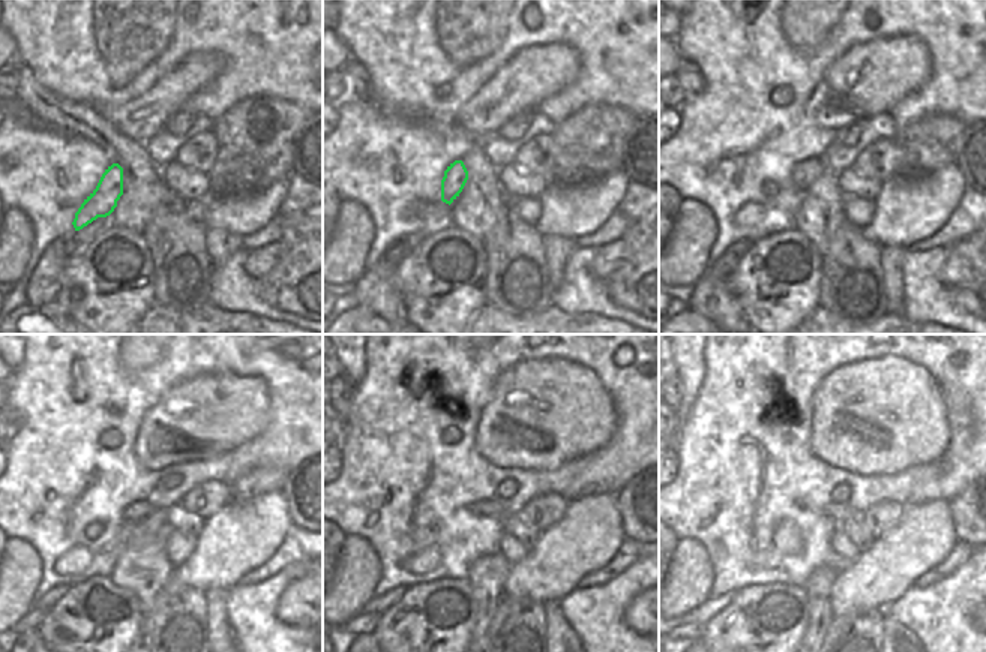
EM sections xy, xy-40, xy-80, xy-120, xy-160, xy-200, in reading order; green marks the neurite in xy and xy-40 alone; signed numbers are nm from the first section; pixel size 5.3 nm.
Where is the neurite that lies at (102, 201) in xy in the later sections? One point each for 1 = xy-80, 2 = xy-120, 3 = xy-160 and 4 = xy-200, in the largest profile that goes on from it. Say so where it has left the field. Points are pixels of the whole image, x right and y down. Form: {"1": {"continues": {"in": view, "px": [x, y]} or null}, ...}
{"1": {"continues": {"in": "xy-80", "px": [805, 173]}}, "2": {"continues": {"in": "xy-120", "px": [146, 508]}}, "3": {"continues": {"in": "xy-160", "px": [491, 508]}}, "4": {"continues": {"in": "xy-200", "px": [839, 513]}}}

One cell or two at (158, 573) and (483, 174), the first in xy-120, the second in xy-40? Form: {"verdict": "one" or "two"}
{"verdict": "one"}

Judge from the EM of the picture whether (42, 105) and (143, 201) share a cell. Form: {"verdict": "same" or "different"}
{"verdict": "same"}

